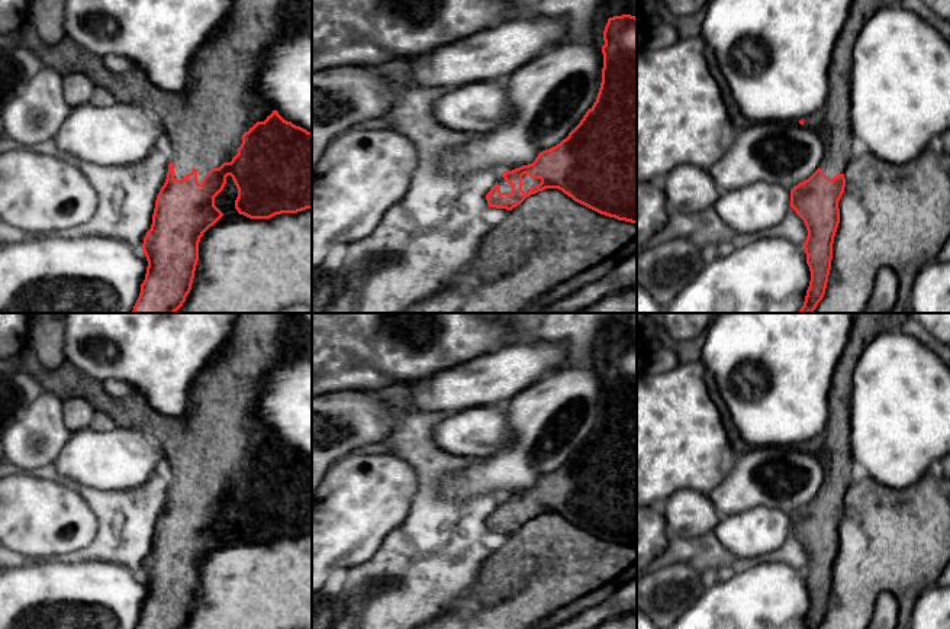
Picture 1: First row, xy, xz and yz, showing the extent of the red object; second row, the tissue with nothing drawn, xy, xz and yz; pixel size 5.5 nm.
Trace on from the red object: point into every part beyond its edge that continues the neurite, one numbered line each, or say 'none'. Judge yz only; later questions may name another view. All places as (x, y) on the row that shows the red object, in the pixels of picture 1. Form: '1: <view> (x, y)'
1: yz (833, 122)

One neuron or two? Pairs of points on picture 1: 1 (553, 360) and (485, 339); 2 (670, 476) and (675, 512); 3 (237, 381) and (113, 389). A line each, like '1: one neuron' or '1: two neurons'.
1: two neurons
2: two neurons
3: two neurons

